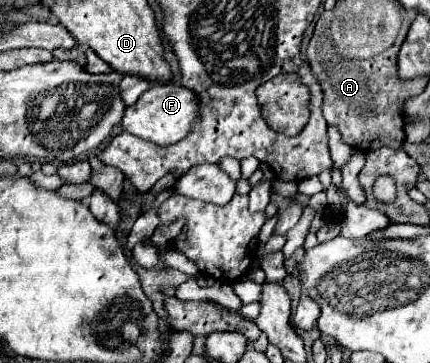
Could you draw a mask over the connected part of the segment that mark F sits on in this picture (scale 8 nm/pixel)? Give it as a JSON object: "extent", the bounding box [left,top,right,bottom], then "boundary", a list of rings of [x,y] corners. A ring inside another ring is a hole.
{"extent":[121,83,199,145],"boundary":[[[163,83],[163,85],[153,85],[139,97],[135,105],[127,107],[121,123],[125,131],[129,131],[131,135],[143,137],[155,145],[173,145],[179,139],[187,137],[197,121],[199,121],[199,97],[195,95],[195,91],[183,85]]]}

